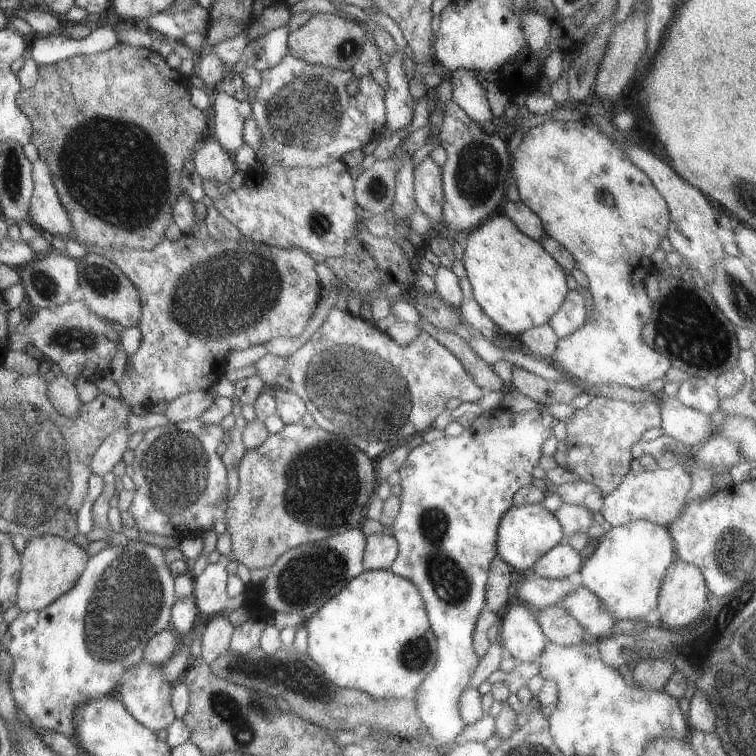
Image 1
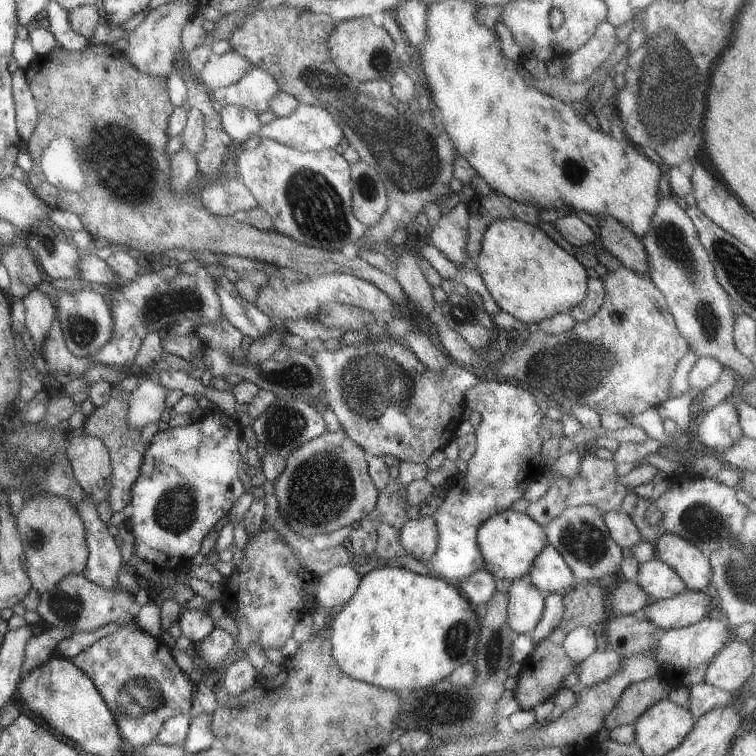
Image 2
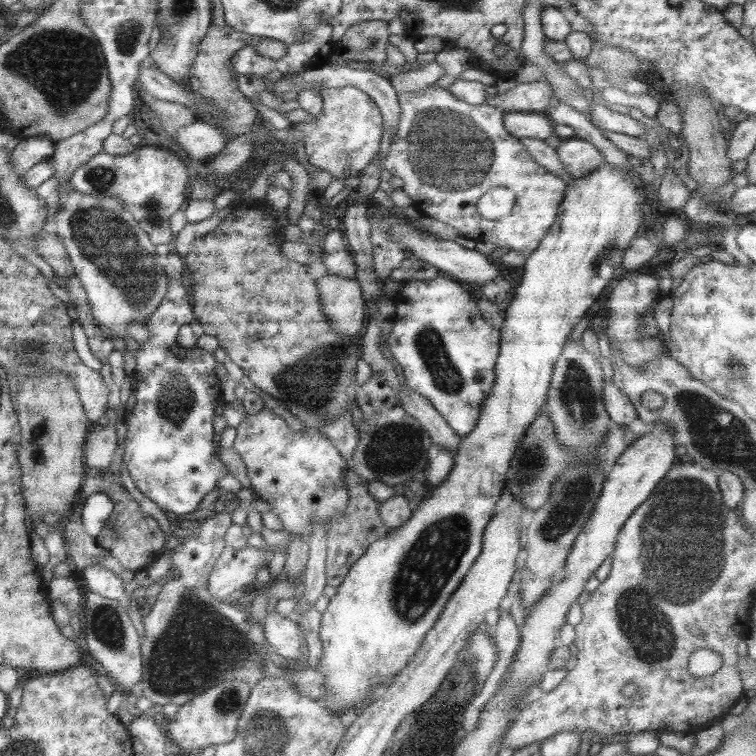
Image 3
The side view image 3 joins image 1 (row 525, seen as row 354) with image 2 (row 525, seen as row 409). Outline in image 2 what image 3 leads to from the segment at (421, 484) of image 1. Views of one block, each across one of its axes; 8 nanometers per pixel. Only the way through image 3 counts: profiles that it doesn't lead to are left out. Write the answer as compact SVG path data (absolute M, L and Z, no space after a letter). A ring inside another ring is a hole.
M477 380L477 384L465 391L464 406L480 416L479 424L473 430L475 450L466 460L465 470L443 483L445 496L430 515L437 528L437 548L424 562L432 576L454 586L465 576L483 568L476 541L479 525L497 512L507 510L523 496L525 488L534 479L547 471L539 457L541 440L537 434L544 413L542 405L531 393L507 382Z

